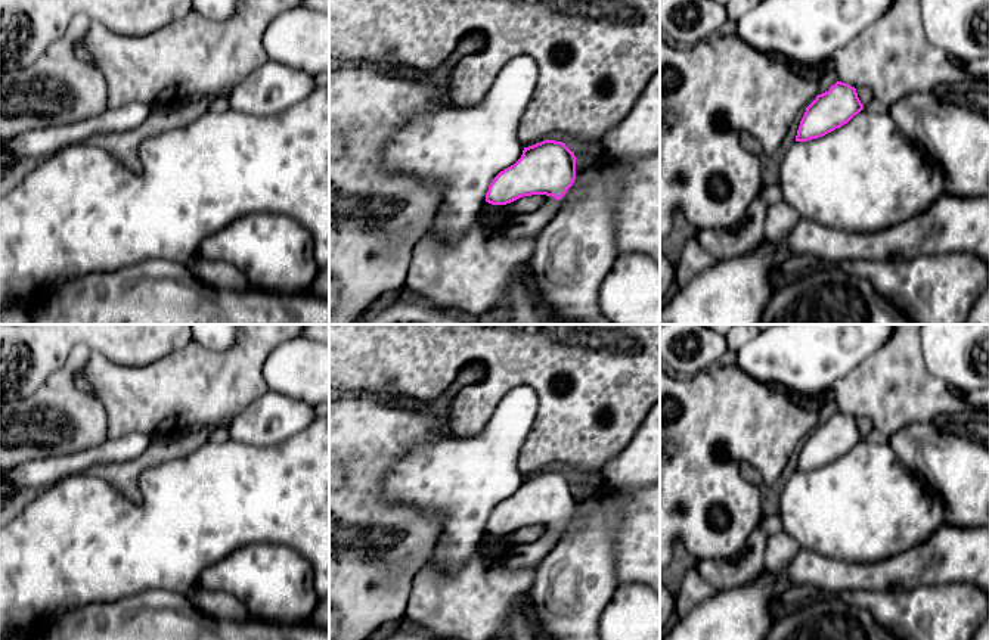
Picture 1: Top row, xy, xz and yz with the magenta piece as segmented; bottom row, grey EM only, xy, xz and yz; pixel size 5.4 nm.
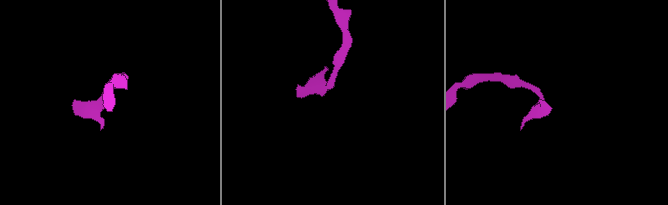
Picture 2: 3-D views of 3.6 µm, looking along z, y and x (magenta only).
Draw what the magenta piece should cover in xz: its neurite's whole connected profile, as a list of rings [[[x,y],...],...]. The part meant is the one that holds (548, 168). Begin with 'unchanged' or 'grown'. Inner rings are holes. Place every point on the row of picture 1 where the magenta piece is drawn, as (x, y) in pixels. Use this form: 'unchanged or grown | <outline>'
grown | [[[543,140],[524,147],[521,158],[493,178],[486,202],[506,205],[523,196],[546,195],[549,199],[540,209],[508,217],[499,229],[503,237],[511,240],[531,237],[559,211],[558,201],[574,180],[574,152],[562,142]]]

